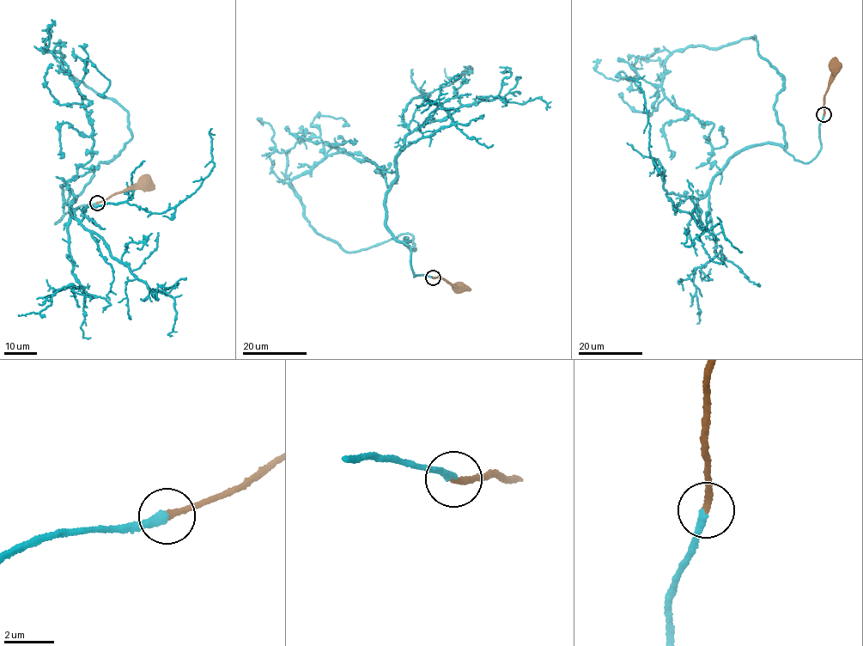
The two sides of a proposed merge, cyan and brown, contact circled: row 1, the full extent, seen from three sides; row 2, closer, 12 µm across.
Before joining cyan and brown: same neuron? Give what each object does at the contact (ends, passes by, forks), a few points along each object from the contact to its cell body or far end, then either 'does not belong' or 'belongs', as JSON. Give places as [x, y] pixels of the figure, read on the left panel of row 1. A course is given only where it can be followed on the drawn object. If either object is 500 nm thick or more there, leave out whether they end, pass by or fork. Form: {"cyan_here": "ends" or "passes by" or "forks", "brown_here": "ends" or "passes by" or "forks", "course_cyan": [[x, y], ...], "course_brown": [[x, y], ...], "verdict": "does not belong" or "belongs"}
{"cyan_here": "ends", "brown_here": "ends", "course_cyan": [[97, 203], [54, 223], [131, 138], [128, 113], [63, 72], [57, 51], [94, 143], [62, 207]], "course_brown": [[97, 203], [124, 191], [144, 179]], "verdict": "belongs"}

